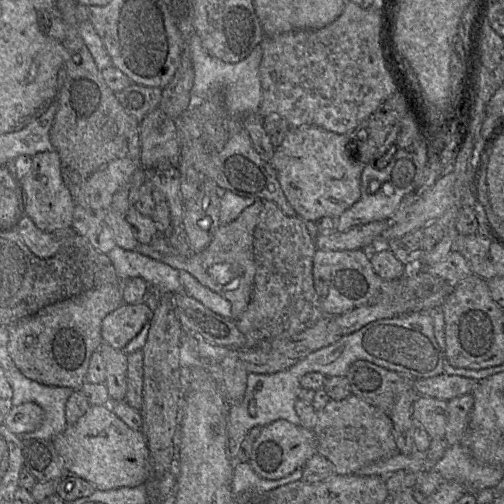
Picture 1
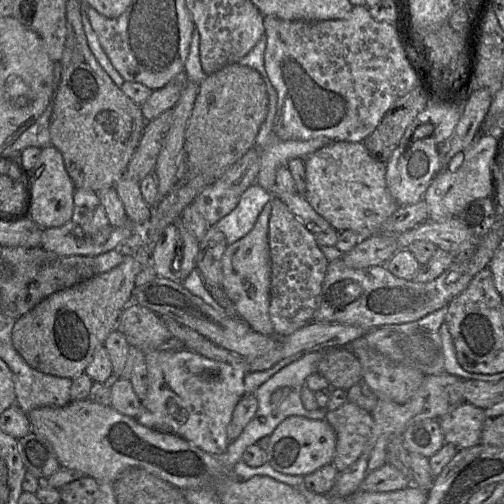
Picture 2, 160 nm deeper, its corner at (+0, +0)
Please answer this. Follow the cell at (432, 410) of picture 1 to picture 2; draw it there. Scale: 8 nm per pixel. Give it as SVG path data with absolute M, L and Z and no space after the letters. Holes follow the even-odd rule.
M461 403L438 420L445 443L458 449L474 446L480 442L484 409L469 403Z

